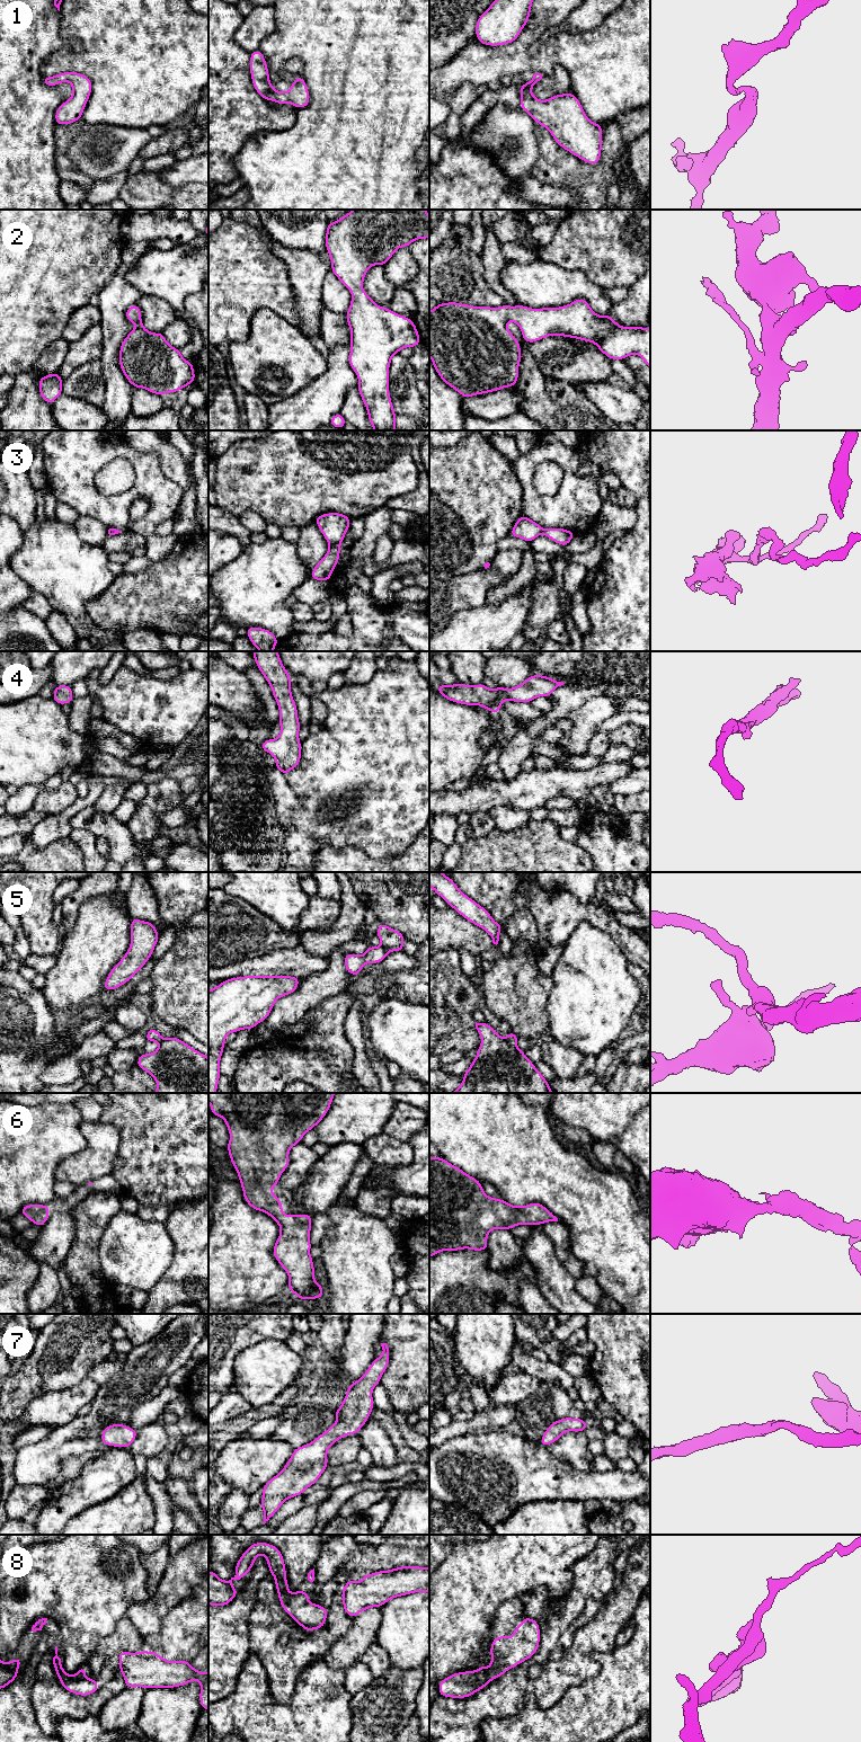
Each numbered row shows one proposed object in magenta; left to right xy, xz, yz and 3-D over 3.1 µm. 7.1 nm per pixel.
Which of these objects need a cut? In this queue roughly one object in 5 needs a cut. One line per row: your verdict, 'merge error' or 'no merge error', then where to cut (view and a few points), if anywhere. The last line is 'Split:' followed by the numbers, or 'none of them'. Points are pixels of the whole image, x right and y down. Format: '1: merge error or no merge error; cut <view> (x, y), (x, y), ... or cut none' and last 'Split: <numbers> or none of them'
1: no merge error; cut none
2: no merge error; cut none
3: merge error; cut xz (329, 543), (338, 544)
4: no merge error; cut none
5: merge error; cut yz (504, 1039), (516, 1048)
6: no merge error; cut none
7: no merge error; cut none
8: no merge error; cut none
Split: 3, 5

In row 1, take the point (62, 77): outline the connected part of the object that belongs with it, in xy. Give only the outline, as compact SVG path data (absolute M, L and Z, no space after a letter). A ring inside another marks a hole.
M61 72L54 77L43 77L43 83L50 87L69 81L73 94L70 99L60 105L55 112L56 125L65 125L81 118L91 94L91 80L78 72Z

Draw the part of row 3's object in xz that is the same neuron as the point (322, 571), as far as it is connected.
M329 544L329 549L323 558L316 565L310 574L310 578L320 581L328 581L334 572L340 557L339 544Z

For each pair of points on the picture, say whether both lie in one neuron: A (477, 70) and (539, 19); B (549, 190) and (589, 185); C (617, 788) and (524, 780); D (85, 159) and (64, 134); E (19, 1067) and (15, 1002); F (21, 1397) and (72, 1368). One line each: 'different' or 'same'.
A: same
B: different
C: different
D: different
E: same
F: same

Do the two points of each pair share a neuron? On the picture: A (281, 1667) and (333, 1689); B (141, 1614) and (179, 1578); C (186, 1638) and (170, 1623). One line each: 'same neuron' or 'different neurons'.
A: different neurons
B: same neuron
C: same neuron

